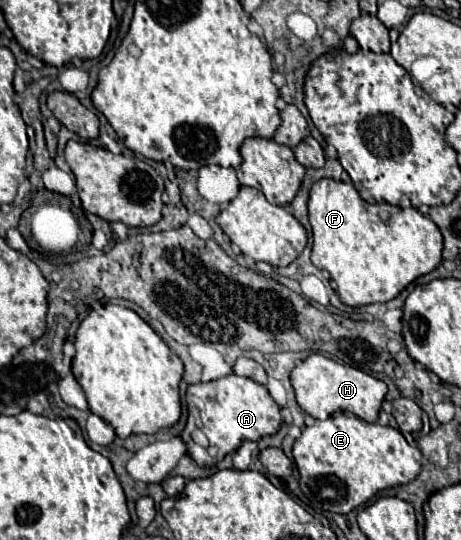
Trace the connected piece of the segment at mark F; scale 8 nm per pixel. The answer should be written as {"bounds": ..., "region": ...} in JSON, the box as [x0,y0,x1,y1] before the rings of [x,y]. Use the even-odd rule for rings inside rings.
{"bounds":[308,179,442,307],"region":[[[320,179],[310,189],[308,217],[312,225],[312,263],[318,269],[326,269],[336,281],[338,297],[344,305],[360,307],[370,303],[386,303],[402,289],[406,289],[416,277],[434,271],[442,261],[442,233],[434,221],[424,217],[418,209],[400,209],[392,205],[370,205],[360,199],[352,183],[342,183],[334,179]],[[380,211],[390,213],[388,221],[380,219]]]}

